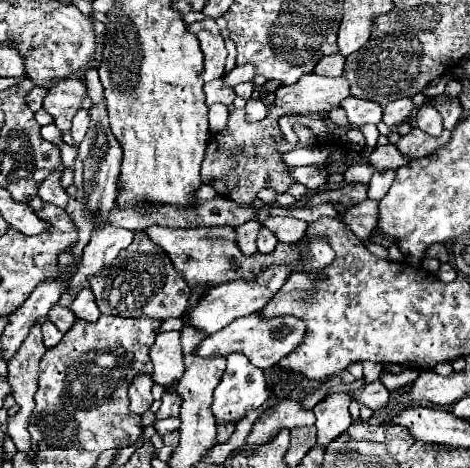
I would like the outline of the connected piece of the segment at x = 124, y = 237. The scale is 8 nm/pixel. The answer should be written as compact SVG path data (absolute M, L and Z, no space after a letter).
M105 226L99 232L93 232L91 242L83 250L83 262L77 270L77 274L71 278L67 290L83 290L89 288L89 278L103 272L111 262L117 258L117 254L127 248L133 242L135 234L125 228L111 228Z

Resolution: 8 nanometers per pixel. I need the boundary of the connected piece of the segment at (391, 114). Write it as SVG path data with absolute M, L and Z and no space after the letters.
M411 98L393 100L391 104L387 104L383 108L383 122L387 126L397 126L411 114L411 110L413 110L413 100Z

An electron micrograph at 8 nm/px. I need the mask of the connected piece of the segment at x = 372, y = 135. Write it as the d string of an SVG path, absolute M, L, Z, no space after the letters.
M366 124L359 127L360 131L363 133L365 140L366 140L366 146L364 150L360 152L360 154L364 157L369 156L371 152L375 149L377 146L377 140L380 136L380 133L374 124Z

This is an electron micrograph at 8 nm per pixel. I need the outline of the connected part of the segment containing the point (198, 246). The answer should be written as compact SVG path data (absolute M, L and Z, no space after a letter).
M151 226L145 230L155 244L159 244L167 256L171 258L177 272L183 272L183 280L189 288L199 286L217 286L231 280L251 280L257 278L263 268L271 264L303 264L303 254L299 252L299 242L283 244L279 242L271 254L243 254L237 244L237 232L229 226L215 226L215 228L159 228Z

